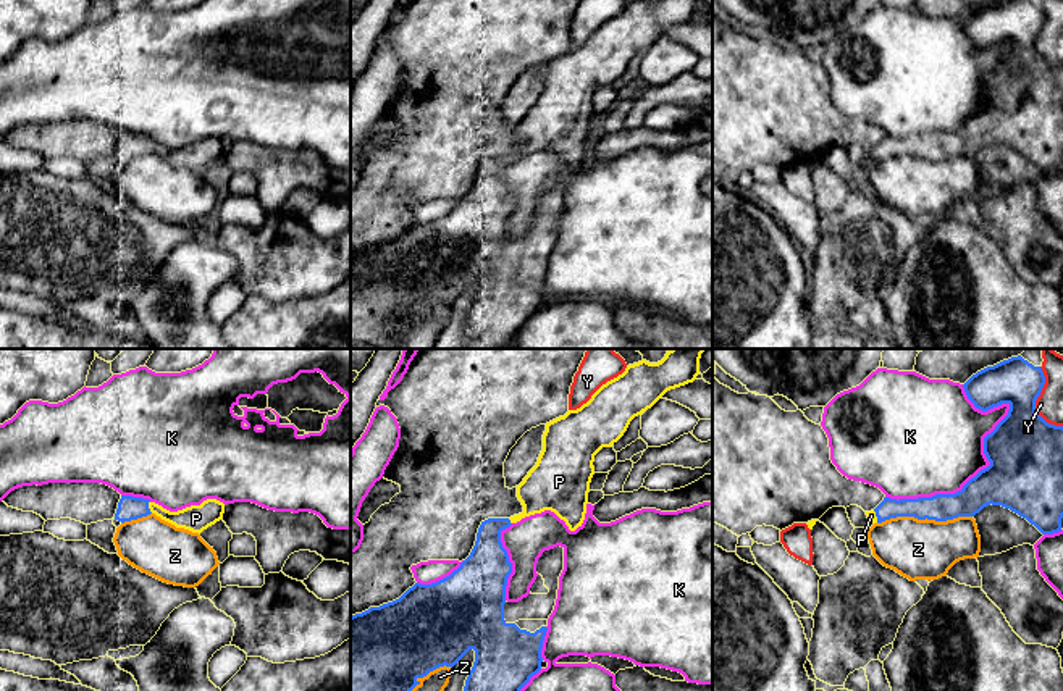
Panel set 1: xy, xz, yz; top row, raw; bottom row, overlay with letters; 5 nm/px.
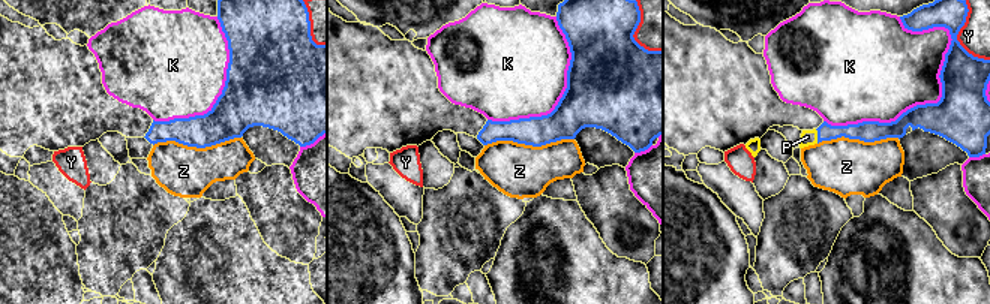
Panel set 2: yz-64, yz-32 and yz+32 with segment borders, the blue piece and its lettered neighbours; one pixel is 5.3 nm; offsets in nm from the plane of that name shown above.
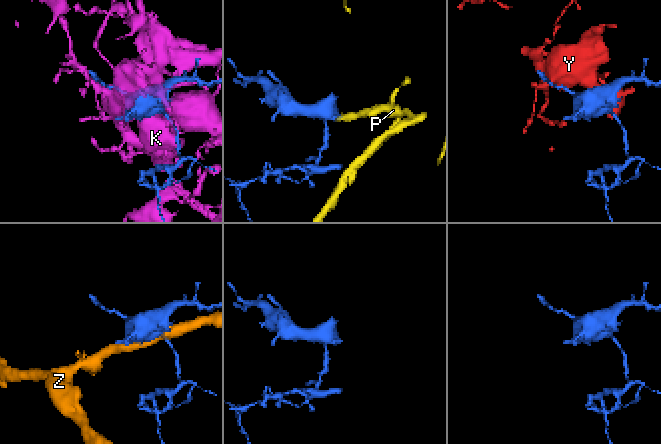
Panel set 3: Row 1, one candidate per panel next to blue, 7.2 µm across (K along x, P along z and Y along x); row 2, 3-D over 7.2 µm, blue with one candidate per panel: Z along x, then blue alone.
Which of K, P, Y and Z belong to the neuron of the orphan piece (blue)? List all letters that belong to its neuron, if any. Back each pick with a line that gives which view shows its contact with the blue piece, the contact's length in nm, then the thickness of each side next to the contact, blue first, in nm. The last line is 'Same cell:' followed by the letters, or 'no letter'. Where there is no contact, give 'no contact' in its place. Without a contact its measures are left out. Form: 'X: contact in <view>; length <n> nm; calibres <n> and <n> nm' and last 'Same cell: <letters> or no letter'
P: contact in xy; length 70 nm; calibres 120 and 140 nm
Same cell: P

